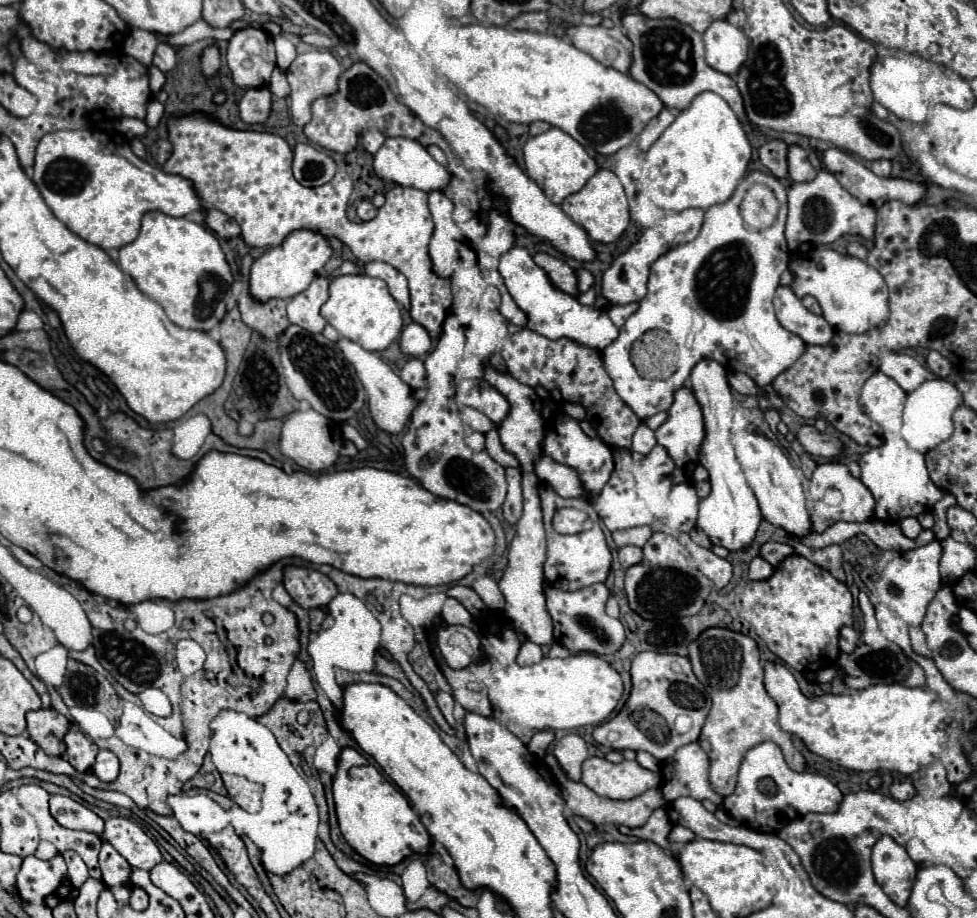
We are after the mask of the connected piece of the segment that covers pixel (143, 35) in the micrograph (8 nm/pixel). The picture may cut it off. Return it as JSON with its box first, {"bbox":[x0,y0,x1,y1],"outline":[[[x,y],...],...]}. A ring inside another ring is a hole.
{"bbox":[124,29,158,67],"outline":[[[132,29],[124,41],[124,53],[138,59],[142,65],[150,67],[156,45],[158,45],[158,39],[154,33],[144,29]]]}

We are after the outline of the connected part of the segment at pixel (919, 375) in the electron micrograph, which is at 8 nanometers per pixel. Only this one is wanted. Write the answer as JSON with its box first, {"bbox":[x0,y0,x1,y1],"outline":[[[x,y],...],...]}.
{"bbox":[878,349,936,393],"outline":[[[882,349],[878,357],[878,369],[892,377],[906,393],[912,393],[918,385],[922,385],[928,379],[934,379],[936,375],[922,367],[914,357],[906,353],[896,353]]]}

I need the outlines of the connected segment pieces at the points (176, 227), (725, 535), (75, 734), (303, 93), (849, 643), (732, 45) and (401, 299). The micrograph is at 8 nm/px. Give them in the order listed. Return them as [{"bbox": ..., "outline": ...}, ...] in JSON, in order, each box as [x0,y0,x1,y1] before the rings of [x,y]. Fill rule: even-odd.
[{"bbox":[118,211,234,333],"outline":[[[150,211],[142,217],[142,229],[140,229],[140,235],[136,237],[136,241],[132,241],[130,245],[124,245],[120,249],[118,263],[120,263],[120,269],[134,279],[136,287],[146,297],[152,297],[166,311],[170,321],[176,323],[178,327],[208,333],[214,325],[218,325],[224,319],[224,311],[226,311],[224,299],[228,297],[228,289],[234,279],[232,279],[230,265],[226,263],[226,257],[222,253],[222,247],[210,229],[206,229],[186,217],[176,219],[176,217],[164,215],[160,211]]]},{"bbox":[690,359,762,551],"outline":[[[702,359],[690,375],[690,385],[694,391],[696,401],[700,403],[702,417],[704,417],[704,431],[706,437],[700,445],[698,461],[710,473],[712,491],[708,497],[700,499],[698,503],[698,527],[710,537],[712,543],[726,547],[728,551],[746,549],[752,539],[756,537],[758,525],[762,521],[762,513],[758,501],[748,487],[744,473],[736,461],[734,449],[730,445],[730,425],[732,425],[732,393],[726,379],[726,369],[718,361]]]},{"bbox":[64,729,98,773],"outline":[[[70,729],[64,737],[64,743],[66,743],[68,763],[80,773],[90,771],[92,765],[94,765],[98,747],[84,733],[80,733],[78,729]]]},{"bbox":[286,49,342,127],"outline":[[[312,49],[312,51],[302,53],[294,59],[294,63],[288,67],[286,77],[288,77],[290,89],[292,89],[290,91],[290,115],[298,127],[304,127],[312,119],[312,103],[316,99],[336,93],[340,73],[342,73],[342,67],[336,61],[336,57],[322,49]]]},{"bbox":[840,627,858,653],"outline":[[[842,627],[840,631],[840,649],[844,653],[852,653],[858,645],[858,633],[852,627]]]},{"bbox":[702,21,750,77],"outline":[[[714,21],[702,37],[706,47],[706,63],[716,71],[734,77],[748,57],[750,41],[744,31],[728,21]]]},{"bbox":[364,261,410,309],"outline":[[[372,261],[372,263],[366,263],[364,267],[364,273],[370,275],[370,277],[380,277],[386,281],[388,289],[390,289],[390,295],[404,307],[404,309],[410,309],[410,295],[408,295],[408,281],[402,273],[398,273],[392,265],[388,263],[382,263],[382,261]]]}]

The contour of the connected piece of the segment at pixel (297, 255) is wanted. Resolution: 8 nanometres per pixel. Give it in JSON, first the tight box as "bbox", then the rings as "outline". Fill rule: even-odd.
{"bbox":[250,229,332,301],"outline":[[[296,229],[282,241],[282,245],[268,249],[260,259],[254,261],[250,271],[250,293],[258,301],[290,299],[302,293],[312,283],[312,279],[322,273],[330,257],[332,257],[332,245],[328,237],[312,229]]]}

